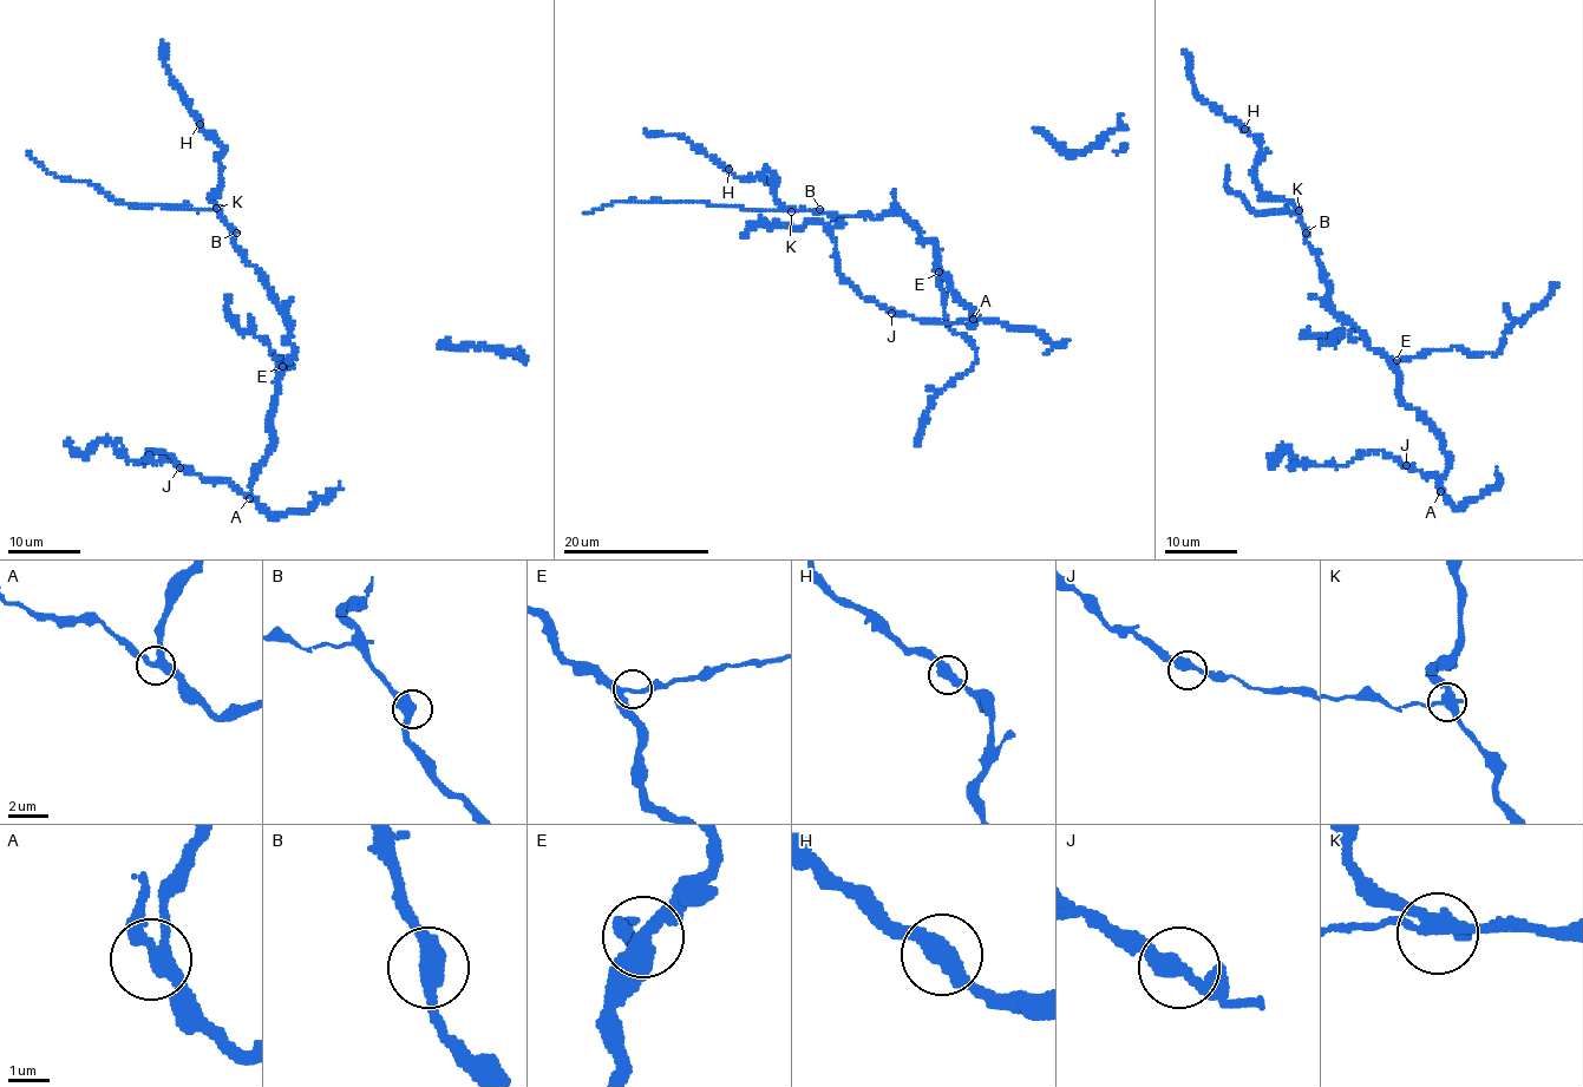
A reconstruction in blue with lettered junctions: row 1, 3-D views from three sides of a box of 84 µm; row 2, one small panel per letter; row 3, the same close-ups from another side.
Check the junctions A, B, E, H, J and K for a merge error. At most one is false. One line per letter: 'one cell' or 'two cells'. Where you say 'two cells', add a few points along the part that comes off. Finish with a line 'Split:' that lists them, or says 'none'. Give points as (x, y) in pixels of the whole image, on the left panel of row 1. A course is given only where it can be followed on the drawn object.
A: one cell
B: one cell
E: one cell
H: one cell
J: one cell
K: two cells | (215, 209), (150, 203), (141, 207), (111, 201), (85, 181), (56, 178), (26, 151)
Split: K

